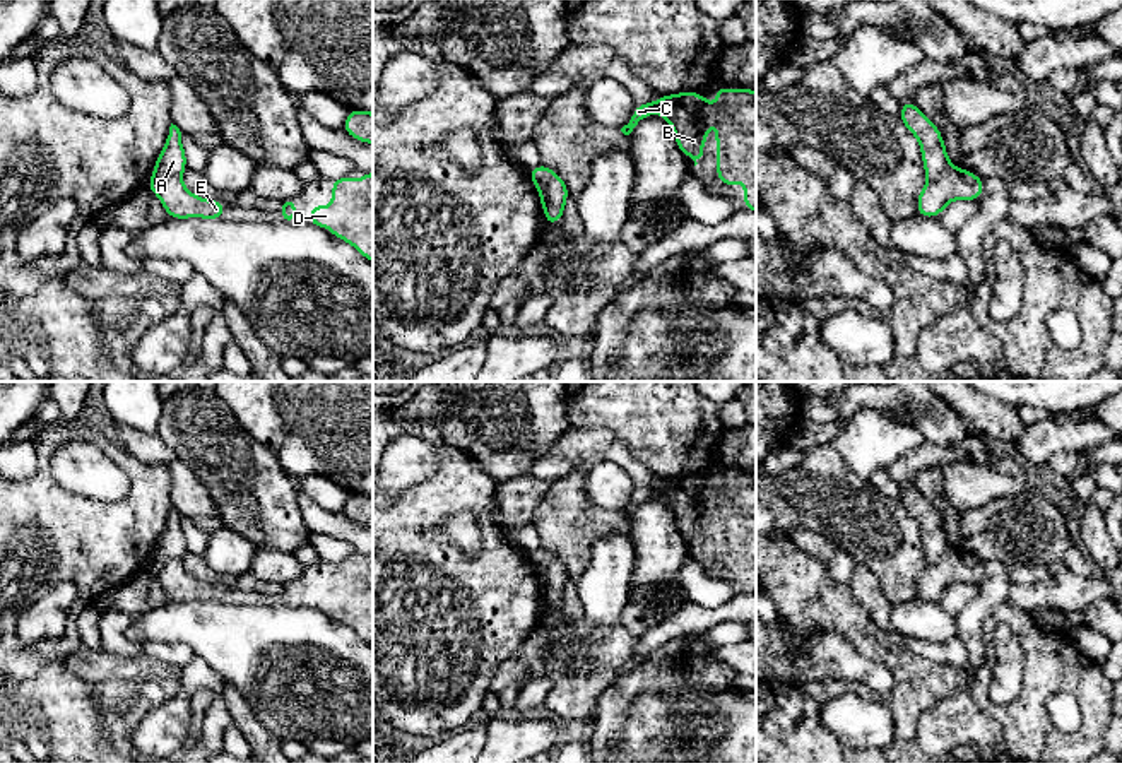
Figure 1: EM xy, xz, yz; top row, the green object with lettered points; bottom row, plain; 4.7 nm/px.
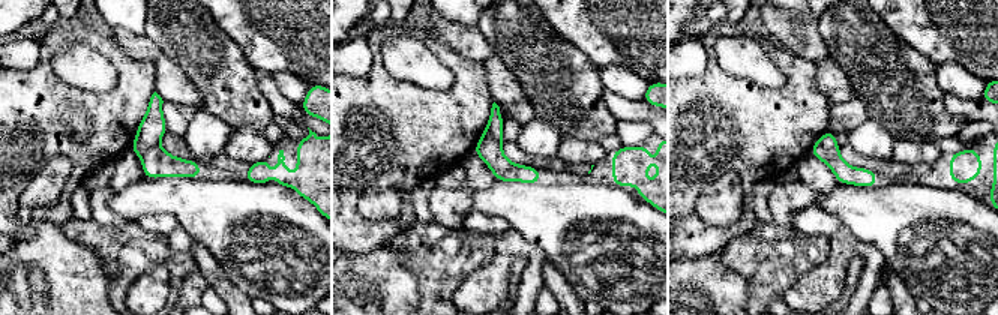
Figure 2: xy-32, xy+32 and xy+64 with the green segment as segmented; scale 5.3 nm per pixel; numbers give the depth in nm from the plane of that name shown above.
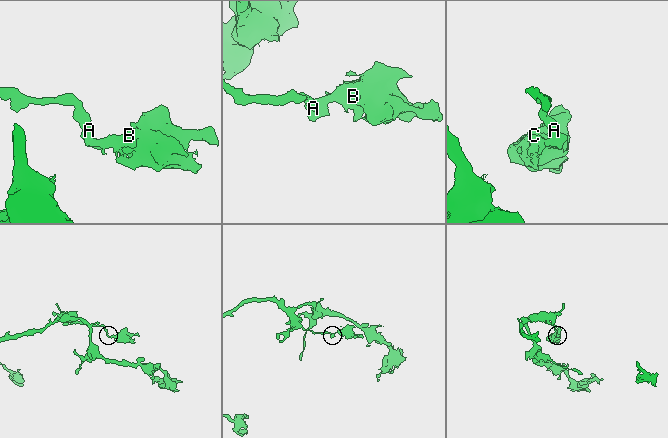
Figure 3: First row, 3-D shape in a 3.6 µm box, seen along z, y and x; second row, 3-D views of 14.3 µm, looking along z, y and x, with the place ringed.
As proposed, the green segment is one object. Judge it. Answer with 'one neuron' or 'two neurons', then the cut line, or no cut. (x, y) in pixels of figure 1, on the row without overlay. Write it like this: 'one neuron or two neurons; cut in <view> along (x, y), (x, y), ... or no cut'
two neurons; cut in xy along (180, 558), (170, 558), (154, 575)

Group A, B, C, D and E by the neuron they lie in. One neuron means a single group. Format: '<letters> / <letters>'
A / B C D E

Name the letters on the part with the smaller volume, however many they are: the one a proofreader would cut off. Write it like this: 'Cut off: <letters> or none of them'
Cut off: B, C, D, E

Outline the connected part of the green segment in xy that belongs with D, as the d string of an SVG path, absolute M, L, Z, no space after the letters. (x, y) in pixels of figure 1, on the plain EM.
M364 556L359 566L349 558L334 563L332 590L325 592L320 585L313 589L310 609L328 611L373 645L373 556Z

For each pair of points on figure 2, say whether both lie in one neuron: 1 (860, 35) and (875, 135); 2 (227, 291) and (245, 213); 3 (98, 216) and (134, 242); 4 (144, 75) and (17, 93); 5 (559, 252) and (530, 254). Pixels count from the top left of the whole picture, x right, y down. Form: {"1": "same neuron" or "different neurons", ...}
{"1": "different neurons", "2": "different neurons", "3": "different neurons", "4": "same neuron", "5": "different neurons"}

